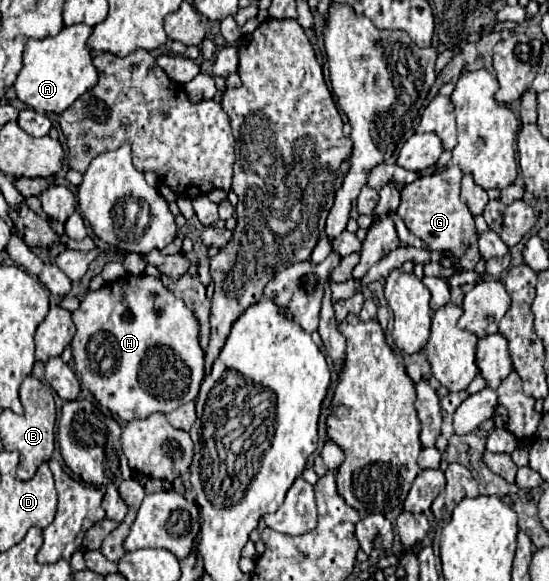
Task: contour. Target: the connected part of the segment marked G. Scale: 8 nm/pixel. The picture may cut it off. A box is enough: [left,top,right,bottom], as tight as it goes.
[396,165,476,259]

